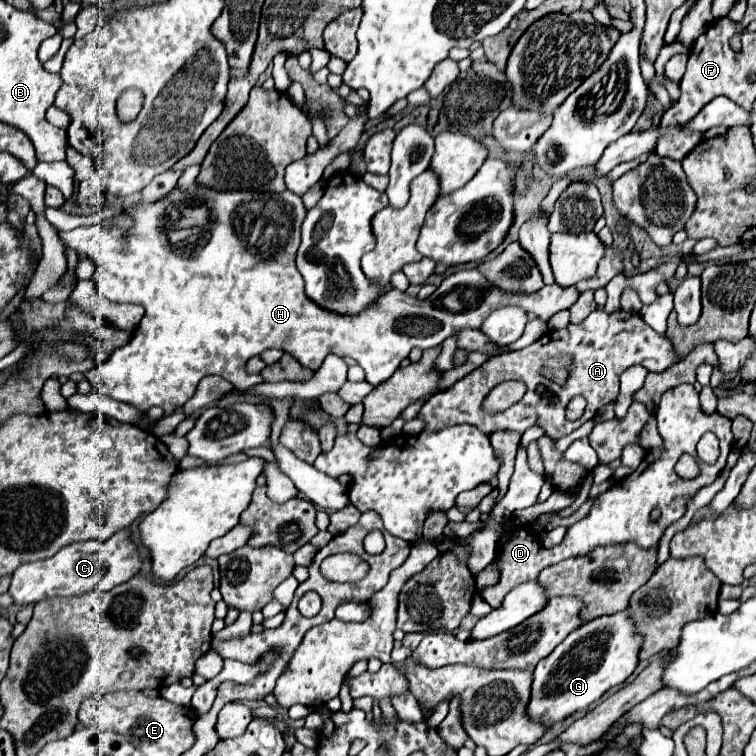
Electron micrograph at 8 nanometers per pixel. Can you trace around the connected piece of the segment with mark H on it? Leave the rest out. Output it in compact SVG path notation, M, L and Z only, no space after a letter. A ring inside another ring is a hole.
M193 184L189 192L179 192L175 188L161 202L143 208L133 204L125 212L135 218L135 226L131 230L109 230L105 224L93 224L79 226L69 232L59 232L59 238L67 248L75 250L77 254L89 256L95 262L93 280L97 284L97 290L105 298L129 300L131 304L141 304L145 308L145 316L133 336L133 342L115 348L109 354L107 362L87 372L87 378L97 392L117 402L131 404L139 410L149 410L151 406L163 408L165 414L179 410L193 396L199 380L209 374L223 376L241 390L259 384L264 381L261 375L247 374L243 366L251 356L257 356L267 348L279 348L287 354L293 354L303 366L311 370L317 370L321 366L321 360L325 360L329 352L337 356L351 356L365 370L365 380L377 386L393 376L401 360L407 358L415 346L427 350L439 346L445 338L463 328L479 328L485 316L489 316L499 306L517 304L525 312L533 312L539 320L549 322L553 314L571 308L571 304L577 300L575 286L563 288L557 282L543 286L535 294L515 296L509 292L501 292L489 286L489 282L477 272L477 268L471 268L443 278L439 288L425 300L411 298L405 292L393 288L379 294L369 304L369 308L363 308L357 316L343 316L321 308L305 294L301 274L295 268L295 254L299 248L301 224L307 210L303 206L303 200L293 192L269 194L269 202L265 202L253 192L209 192L207 188L197 188L197 184ZM197 206L207 206L209 212L209 222L203 226L201 234L197 238L193 236L179 244L171 244L169 222L175 220L175 216L183 216L183 210ZM121 234L129 236L129 240L125 240L127 254L121 254L121 244L117 244L117 236Z

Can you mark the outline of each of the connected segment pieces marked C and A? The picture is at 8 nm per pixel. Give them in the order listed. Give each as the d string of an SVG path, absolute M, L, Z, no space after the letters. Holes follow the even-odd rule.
M121 530L103 544L97 540L75 542L69 546L63 546L55 556L47 560L21 564L21 568L17 568L17 572L13 572L11 576L9 594L17 606L27 606L27 604L35 604L39 600L53 598L53 596L85 594L89 590L95 590L97 586L101 592L107 592L109 588L133 578L139 566L141 562L139 562L137 548L129 540L127 532Z
M597 308L581 324L569 324L561 330L549 330L537 342L533 342L531 346L527 346L523 350L491 356L485 364L475 368L471 374L467 374L463 380L455 382L445 392L433 394L421 406L421 410L415 418L425 424L425 428L423 428L425 432L437 432L437 430L443 430L443 428L455 426L455 424L473 424L489 436L491 432L497 432L497 430L523 434L531 426L541 426L549 438L559 440L559 438L567 436L569 432L577 430L583 422L591 420L593 414L603 404L613 402L617 398L619 376L629 366L641 364L645 368L667 368L667 366L675 364L677 360L679 358L671 350L669 340L665 336L653 332L653 328L649 328L641 320L639 314L625 312L625 310L617 310L613 314L607 314L601 308ZM621 332L637 332L637 348L635 350L633 348L623 348L623 350L611 348L609 350L611 338L615 338ZM565 354L571 356L573 364L569 370L567 384L559 386L543 376L543 368L545 368L547 360L561 358ZM505 380L525 382L527 392L525 392L523 400L519 400L517 404L513 404L505 412L499 412L495 416L487 416L481 410L481 398L485 398L493 386L497 386L499 382L505 382ZM573 396L585 396L585 400L587 400L587 408L585 408L583 416L575 422L567 420L567 404L571 402Z

